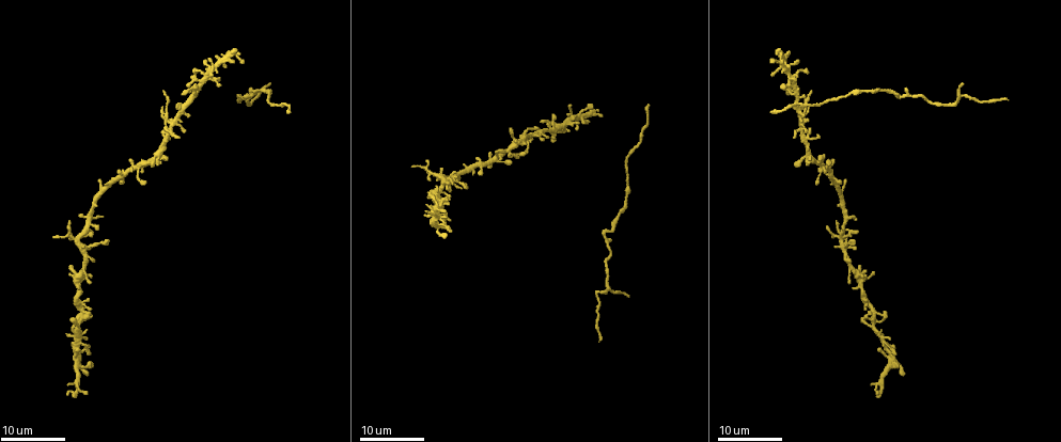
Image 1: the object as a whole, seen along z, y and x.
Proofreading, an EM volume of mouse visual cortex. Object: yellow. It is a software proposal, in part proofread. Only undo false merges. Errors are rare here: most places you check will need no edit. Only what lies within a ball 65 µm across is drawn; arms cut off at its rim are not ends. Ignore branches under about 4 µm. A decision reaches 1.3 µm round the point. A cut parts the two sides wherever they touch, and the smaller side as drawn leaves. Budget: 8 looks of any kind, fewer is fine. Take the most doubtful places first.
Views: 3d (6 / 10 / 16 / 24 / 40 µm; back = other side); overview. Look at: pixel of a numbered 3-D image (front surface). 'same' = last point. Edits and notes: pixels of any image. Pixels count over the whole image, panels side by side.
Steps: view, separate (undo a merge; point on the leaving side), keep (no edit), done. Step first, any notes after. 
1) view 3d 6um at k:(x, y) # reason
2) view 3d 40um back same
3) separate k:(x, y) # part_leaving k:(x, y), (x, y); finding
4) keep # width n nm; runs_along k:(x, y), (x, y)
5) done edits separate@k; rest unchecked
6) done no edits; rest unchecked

view 3d 16um at 1:(165, 119) # a fork

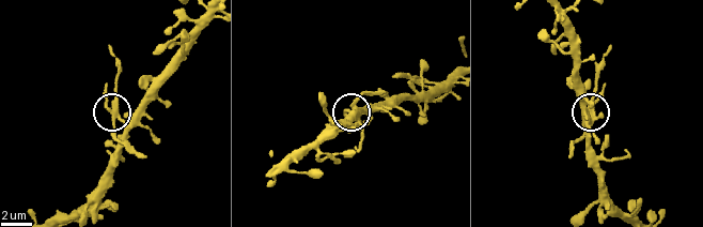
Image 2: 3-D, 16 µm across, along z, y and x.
view 3d 10um at 2:(113, 115)

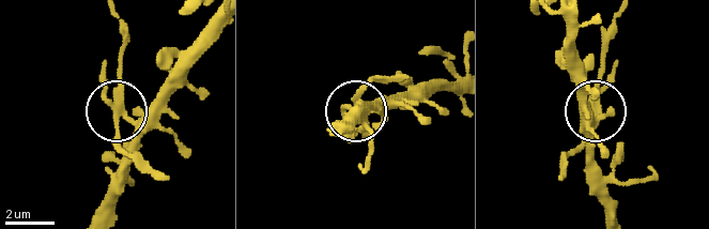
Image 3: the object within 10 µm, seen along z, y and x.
view 3d 10um back at 3:(118, 116)

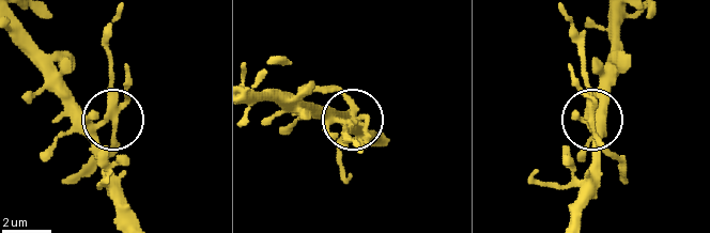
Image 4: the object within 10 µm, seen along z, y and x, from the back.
separate 4:(110, 66) # width 220 nm; part_leaving 4:(112, 104), (110, 144), (65, 179); two neurons meet here

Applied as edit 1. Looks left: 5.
view overview # redraw

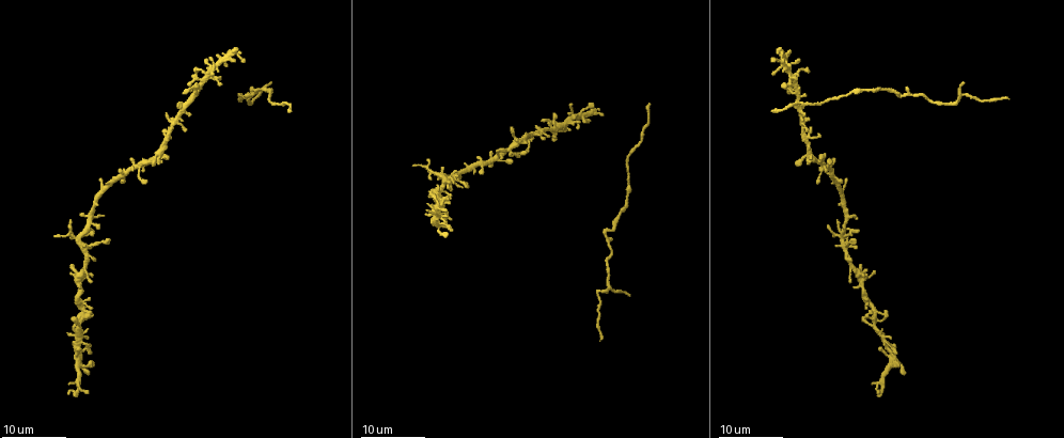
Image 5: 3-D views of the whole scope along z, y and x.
view 3d 24um at 5:(75, 238) # two arms at a narrow angle

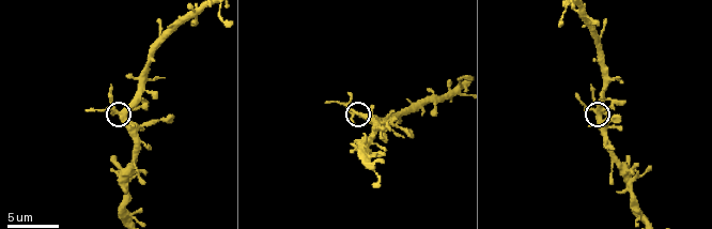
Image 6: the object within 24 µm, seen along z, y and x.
view 3d 10um at 6:(120, 113) # closer look

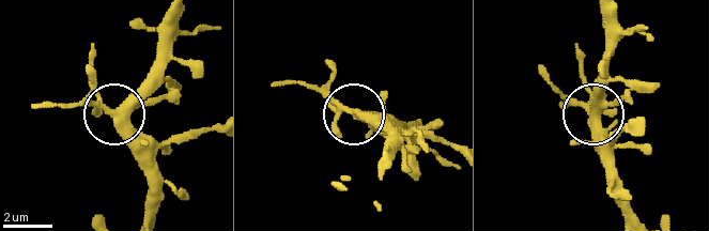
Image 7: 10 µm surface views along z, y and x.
view 3d 10um back at 7:(354, 112)

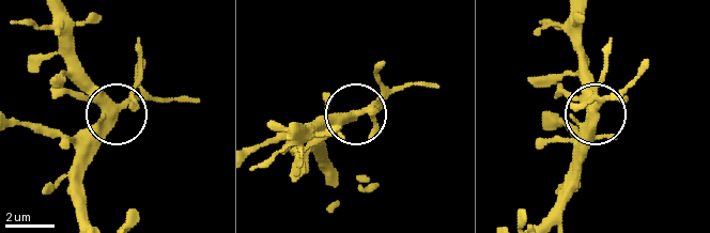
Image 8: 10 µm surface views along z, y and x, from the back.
keep # runs_along 8:(52, 14), (59, 51), (112, 106), (166, 101); continuous, no second neuron

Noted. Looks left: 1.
view 3d 10um at 6:(461, 83) # four-way junction

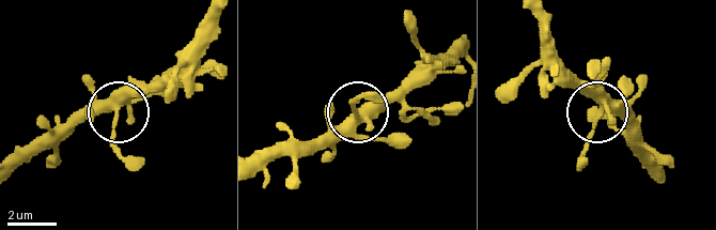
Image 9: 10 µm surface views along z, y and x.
keep # width 300 nm; continuous, no second neuron

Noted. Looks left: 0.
done edits separate@4; rest unchecked

